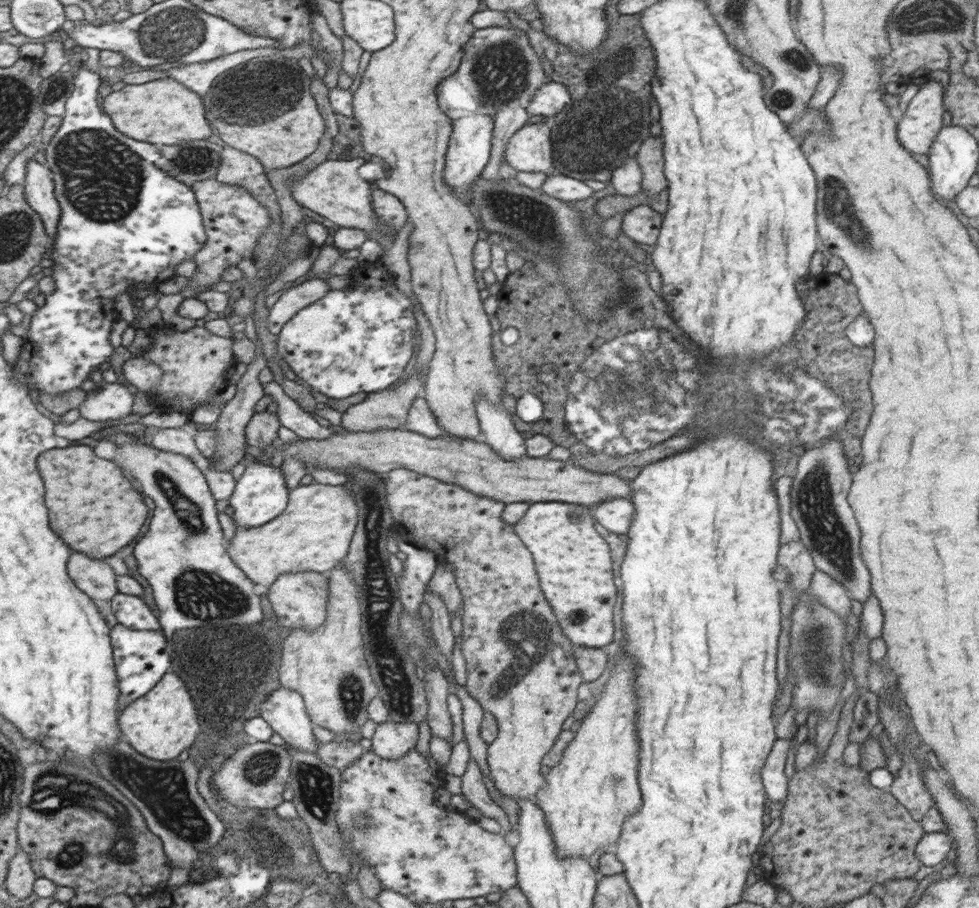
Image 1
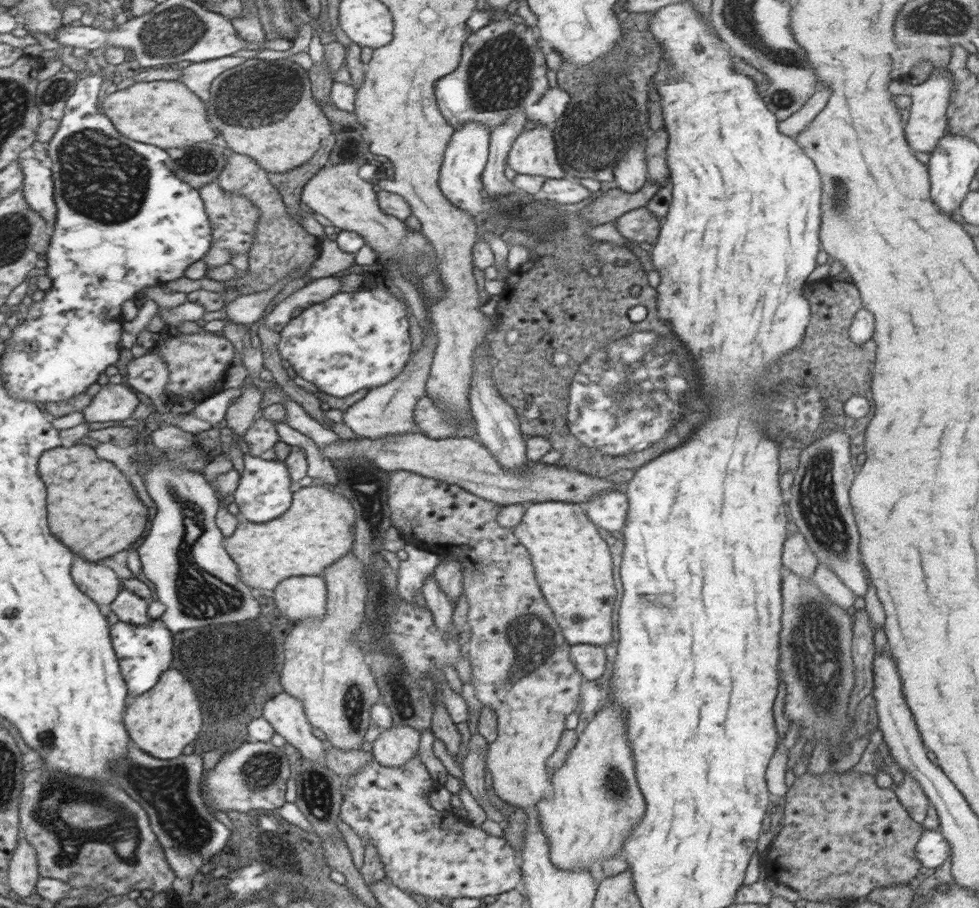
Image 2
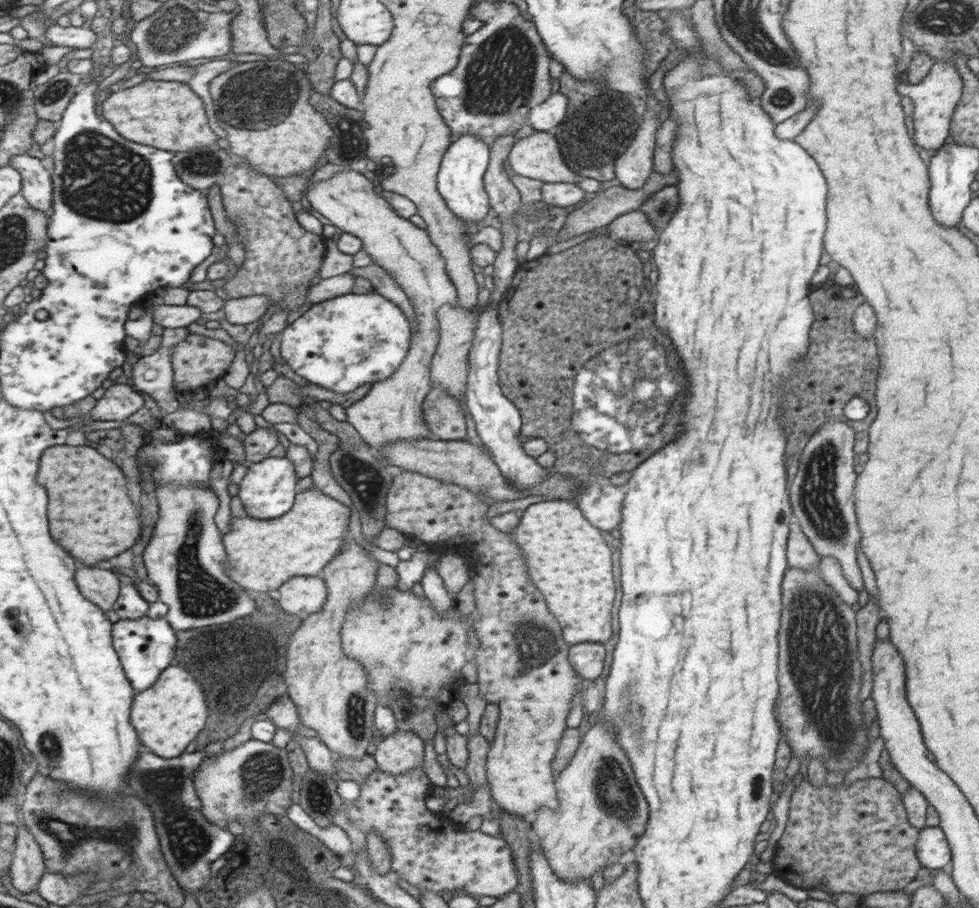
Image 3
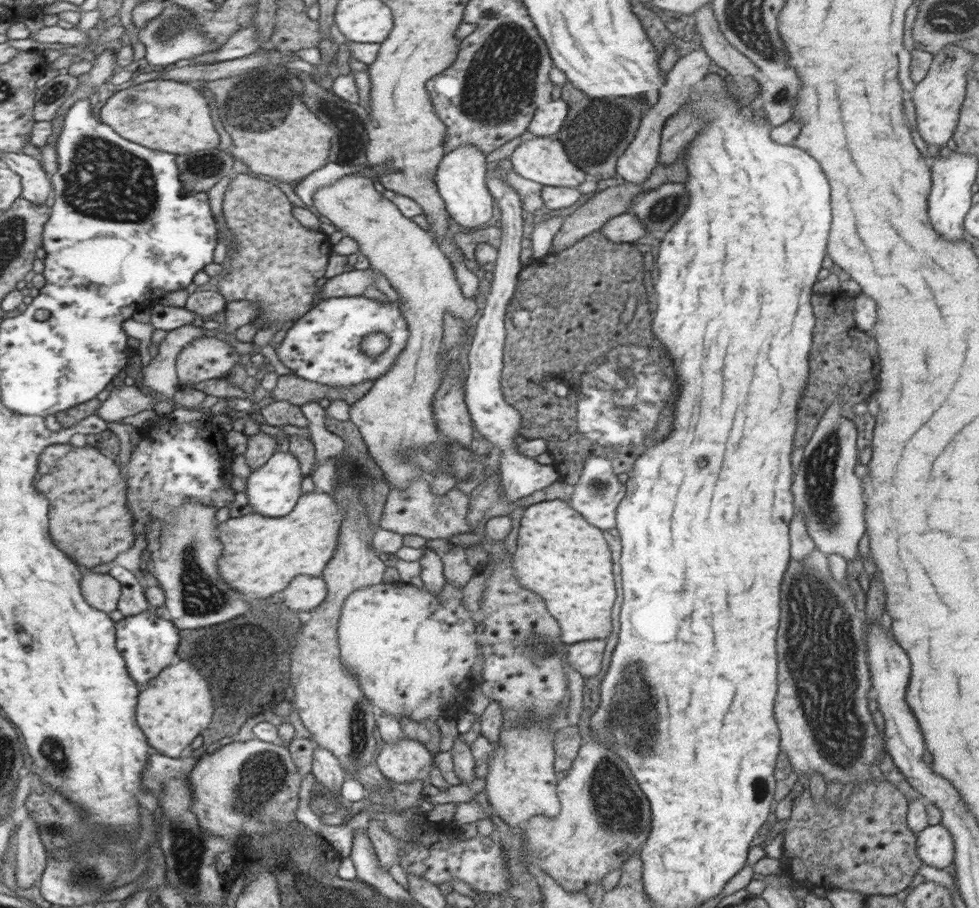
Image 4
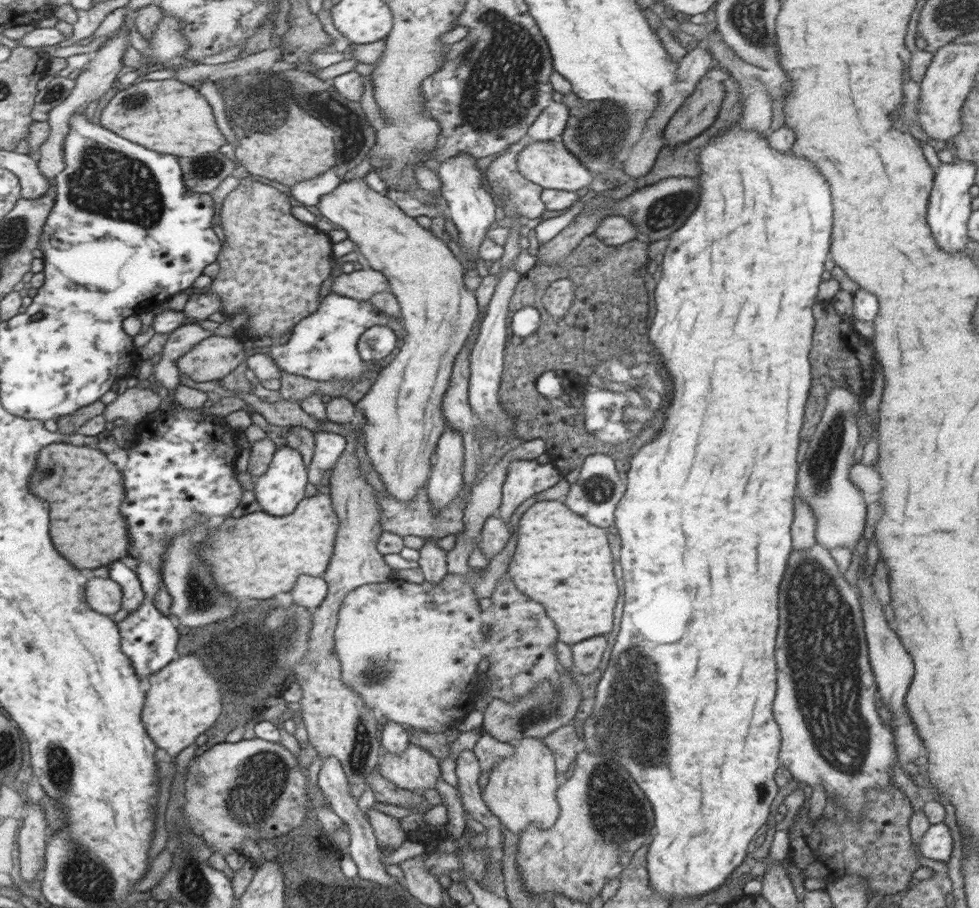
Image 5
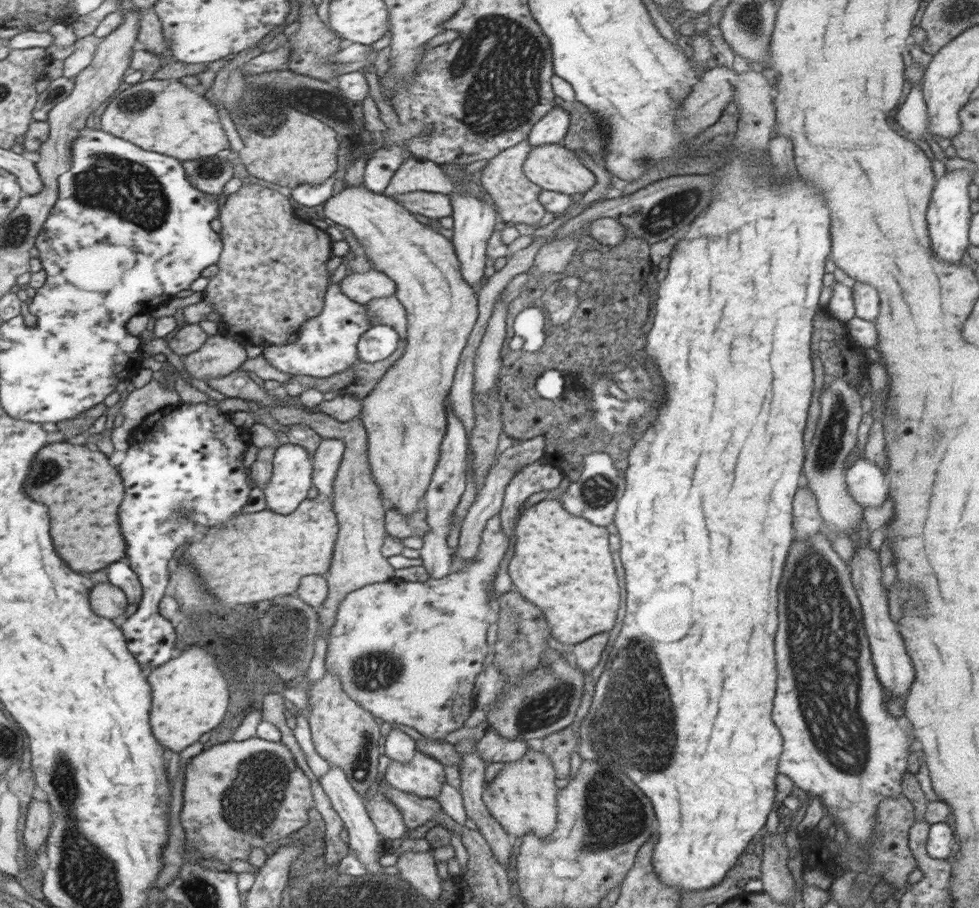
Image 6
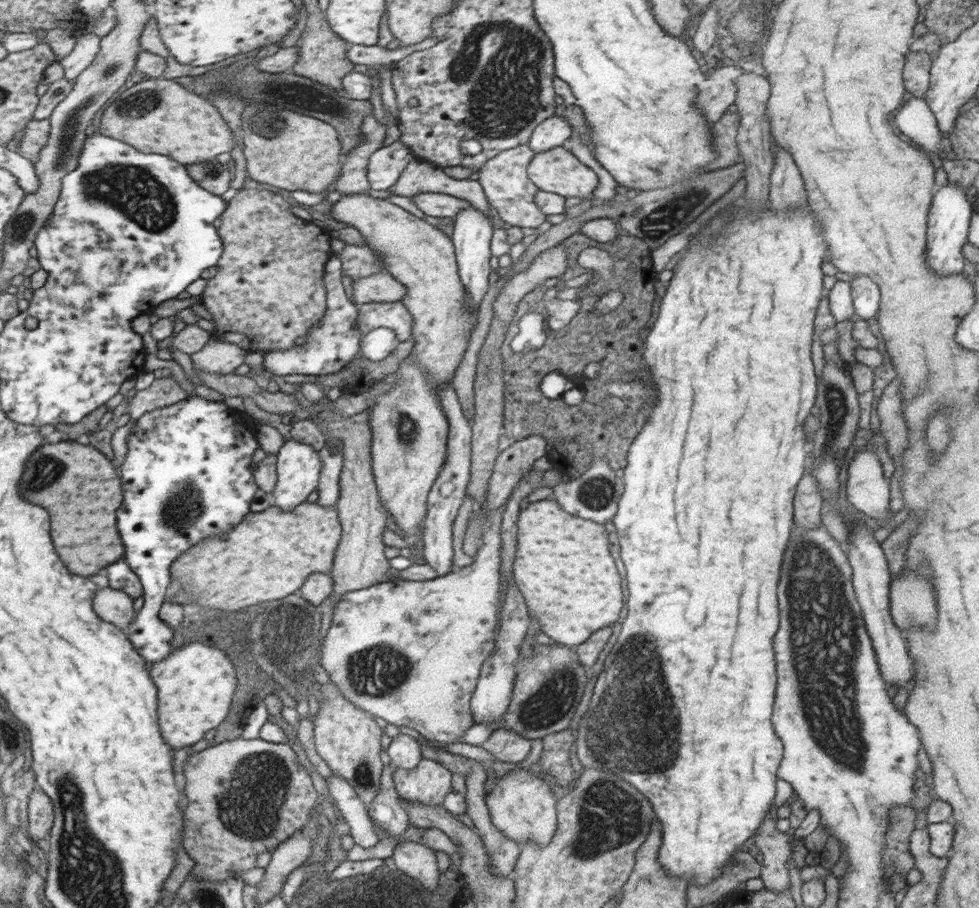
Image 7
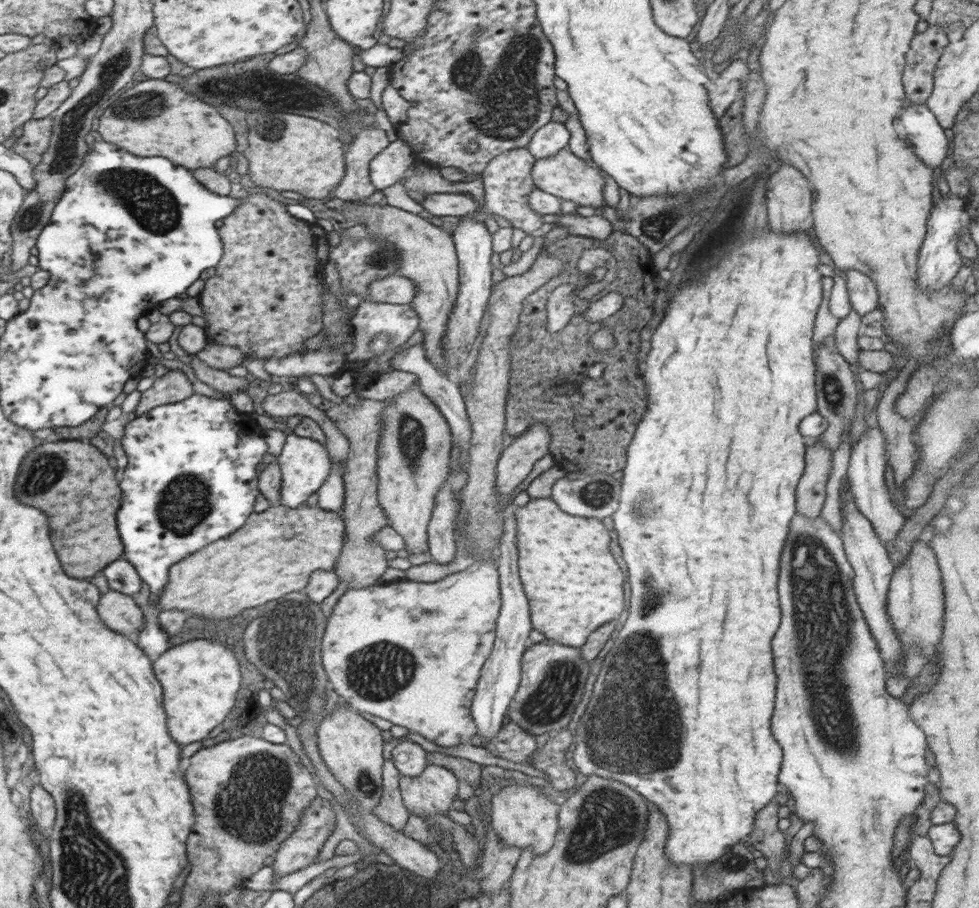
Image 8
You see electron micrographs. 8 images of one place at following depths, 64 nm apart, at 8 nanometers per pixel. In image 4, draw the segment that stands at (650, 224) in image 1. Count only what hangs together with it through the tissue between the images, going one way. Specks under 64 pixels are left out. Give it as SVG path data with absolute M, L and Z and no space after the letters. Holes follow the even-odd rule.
M632 212L622 213L607 220L601 228L601 233L608 240L618 243L635 243L638 238L650 235L649 230L645 230L639 218Z

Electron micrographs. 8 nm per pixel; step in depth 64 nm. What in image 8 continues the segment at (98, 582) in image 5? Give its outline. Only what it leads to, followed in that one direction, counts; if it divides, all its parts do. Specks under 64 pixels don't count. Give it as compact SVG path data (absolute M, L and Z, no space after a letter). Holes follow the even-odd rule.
M114 590L104 593L96 610L110 630L136 640L144 626L144 612L130 595Z

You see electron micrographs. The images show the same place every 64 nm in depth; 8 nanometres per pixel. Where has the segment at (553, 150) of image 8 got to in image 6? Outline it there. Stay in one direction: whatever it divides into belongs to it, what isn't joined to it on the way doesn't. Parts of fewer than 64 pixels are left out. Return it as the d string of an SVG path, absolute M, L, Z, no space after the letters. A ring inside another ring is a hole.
M555 106L532 126L528 138L529 143L532 146L561 143L563 138L568 135L569 120L569 112Z

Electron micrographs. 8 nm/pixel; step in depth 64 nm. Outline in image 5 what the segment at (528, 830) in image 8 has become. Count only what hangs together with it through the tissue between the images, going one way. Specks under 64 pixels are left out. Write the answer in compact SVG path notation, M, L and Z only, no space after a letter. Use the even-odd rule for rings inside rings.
M543 738L515 739L508 743L514 745L517 751L492 766L488 784L481 791L483 802L512 833L520 834L532 823L540 829L552 829L560 814L557 800L560 778L552 751L543 743Z

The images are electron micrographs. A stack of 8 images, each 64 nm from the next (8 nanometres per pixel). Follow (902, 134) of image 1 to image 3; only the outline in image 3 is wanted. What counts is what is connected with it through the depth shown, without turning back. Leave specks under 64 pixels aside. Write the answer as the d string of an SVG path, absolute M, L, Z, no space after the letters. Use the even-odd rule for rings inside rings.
M955 54L946 60L934 61L929 73L918 83L899 82L897 84L898 94L912 99L914 112L912 115L914 126L914 142L919 149L939 149L950 133L950 123L956 110L958 101L963 93L963 80L959 70L956 68Z

